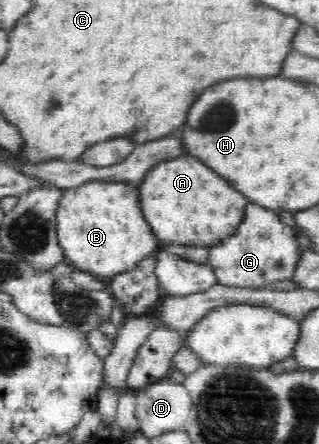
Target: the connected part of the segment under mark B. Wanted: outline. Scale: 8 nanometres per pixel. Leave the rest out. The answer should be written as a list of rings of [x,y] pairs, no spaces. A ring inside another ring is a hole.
[[[98,179],[88,181],[75,188],[64,189],[56,213],[56,231],[65,255],[64,259],[82,272],[90,272],[103,280],[107,280],[132,269],[139,261],[153,257],[161,248],[161,245],[156,243],[156,237],[154,237],[150,225],[146,223],[142,209],[140,209],[140,203],[139,186],[122,181]]]

